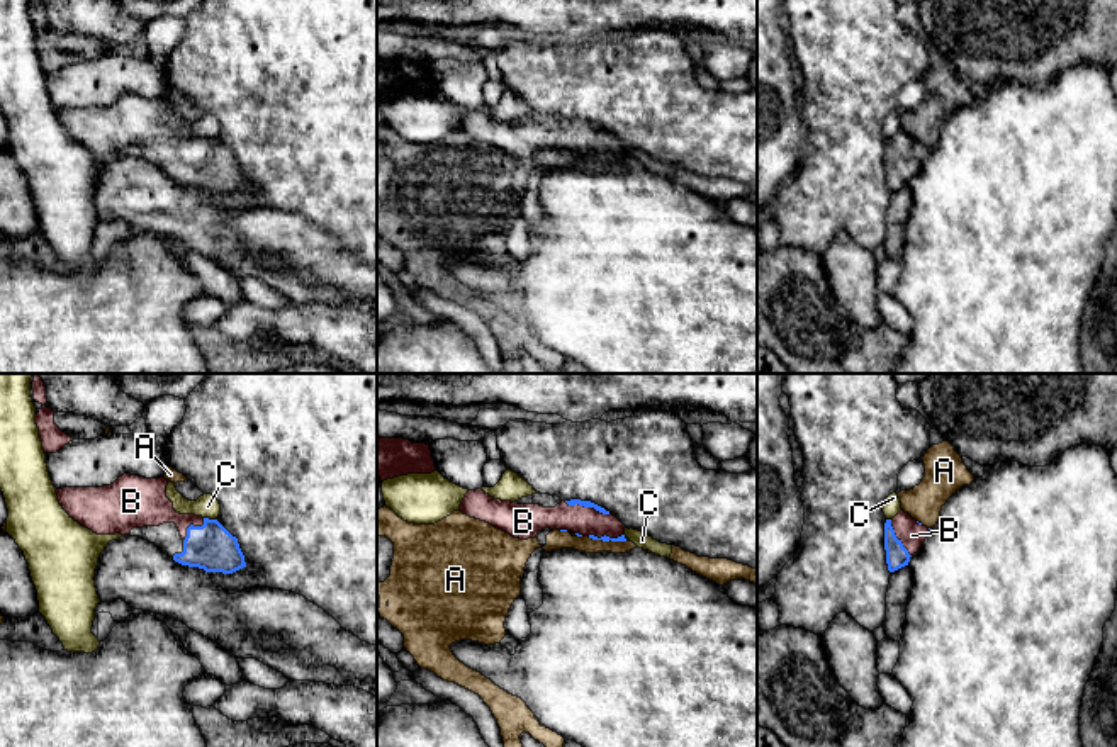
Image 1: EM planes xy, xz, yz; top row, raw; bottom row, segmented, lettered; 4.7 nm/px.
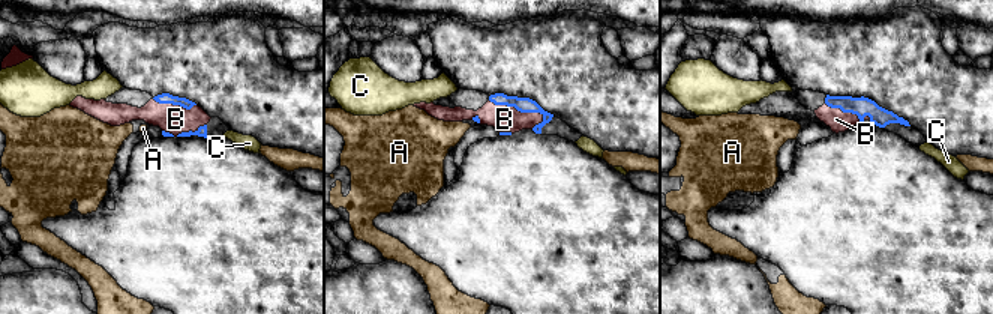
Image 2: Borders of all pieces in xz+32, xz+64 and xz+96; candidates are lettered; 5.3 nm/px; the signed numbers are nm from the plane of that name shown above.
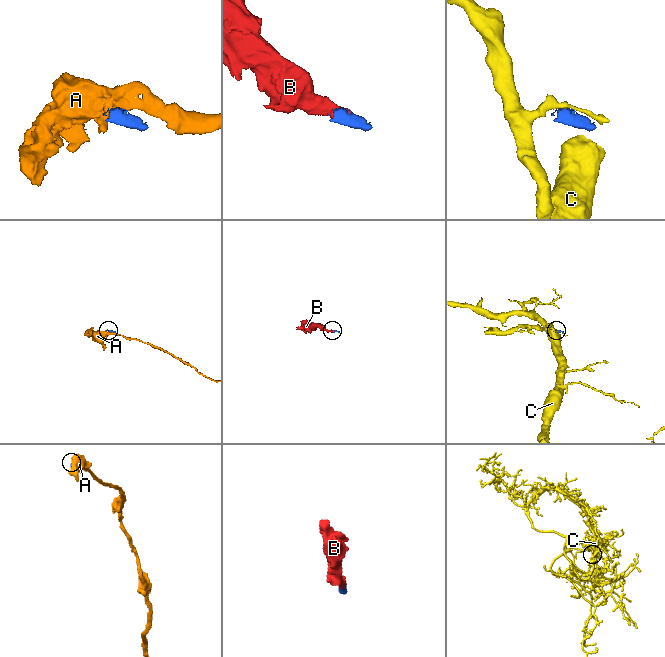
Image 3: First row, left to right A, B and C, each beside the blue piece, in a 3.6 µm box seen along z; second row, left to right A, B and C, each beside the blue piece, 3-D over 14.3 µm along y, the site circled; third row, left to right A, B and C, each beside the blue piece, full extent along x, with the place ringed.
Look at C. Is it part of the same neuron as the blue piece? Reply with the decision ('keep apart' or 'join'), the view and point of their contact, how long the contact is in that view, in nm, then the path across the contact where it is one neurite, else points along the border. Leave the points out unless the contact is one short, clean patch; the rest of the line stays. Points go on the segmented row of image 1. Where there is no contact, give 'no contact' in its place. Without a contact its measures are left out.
keep apart; contact xy (211, 520); length 70 nm; border xy (204, 516), (216, 520)

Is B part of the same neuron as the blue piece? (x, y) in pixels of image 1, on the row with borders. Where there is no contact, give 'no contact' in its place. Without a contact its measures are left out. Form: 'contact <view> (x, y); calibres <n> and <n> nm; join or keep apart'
contact xz (588, 506); calibres 30 and 130 nm; join

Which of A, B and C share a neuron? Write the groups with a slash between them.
A / B / C

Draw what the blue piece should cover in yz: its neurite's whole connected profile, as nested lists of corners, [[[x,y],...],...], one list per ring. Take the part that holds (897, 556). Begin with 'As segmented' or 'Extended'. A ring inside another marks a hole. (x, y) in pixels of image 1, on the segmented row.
Extended. [[[903,509],[884,523],[884,550],[888,570],[895,572],[908,565],[910,557],[917,553],[929,536],[930,528],[913,520]]]

